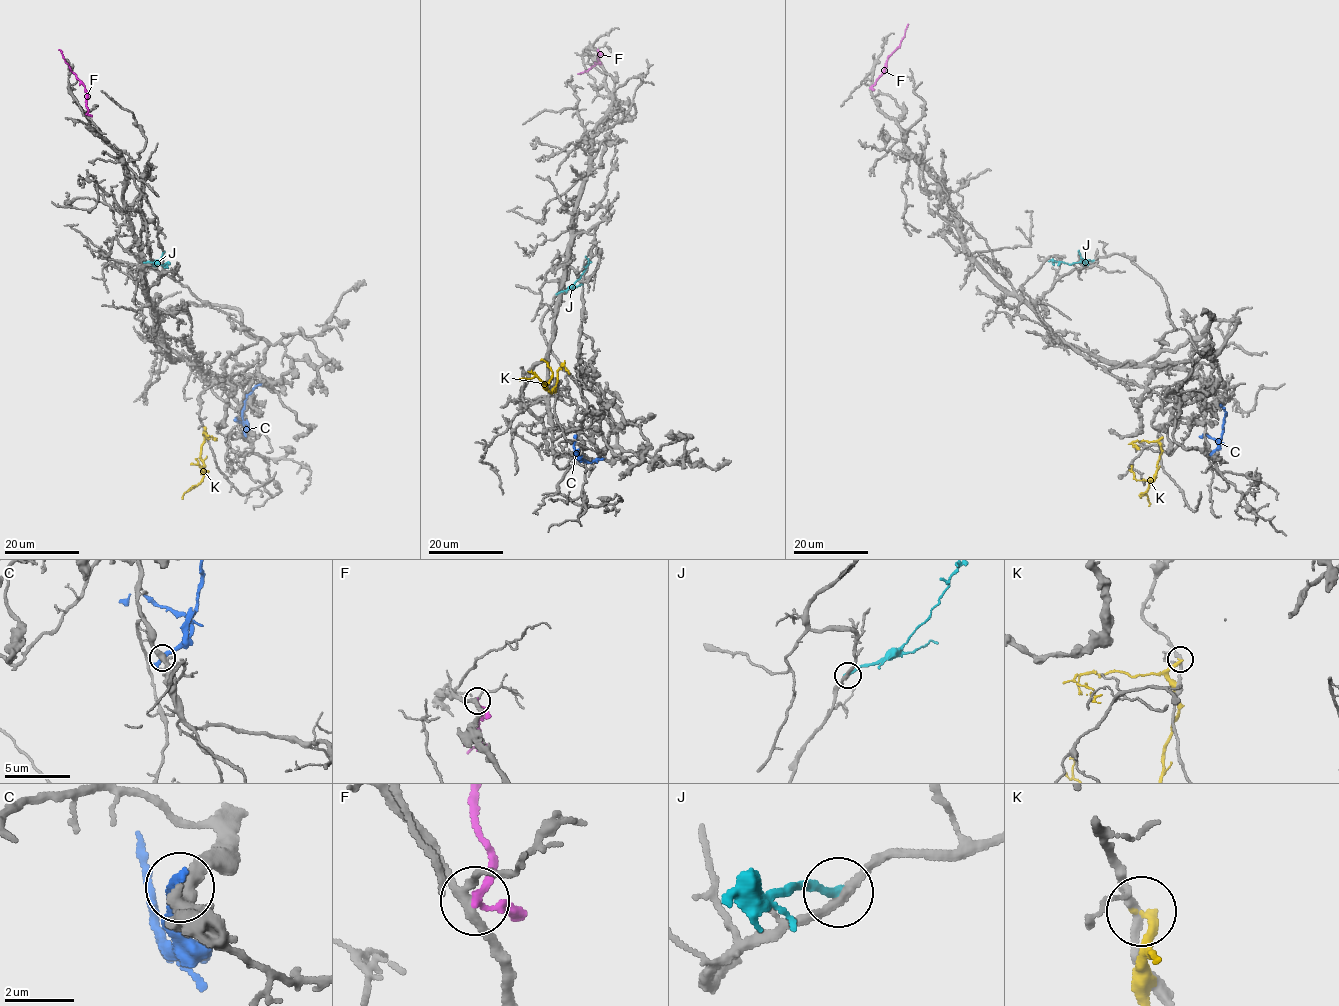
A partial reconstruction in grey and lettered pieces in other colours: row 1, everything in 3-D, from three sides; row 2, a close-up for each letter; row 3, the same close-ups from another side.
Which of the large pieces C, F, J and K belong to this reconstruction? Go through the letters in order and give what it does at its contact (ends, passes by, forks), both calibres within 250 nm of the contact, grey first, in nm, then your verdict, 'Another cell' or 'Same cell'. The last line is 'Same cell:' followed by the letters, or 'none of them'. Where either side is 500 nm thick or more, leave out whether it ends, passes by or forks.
C: It ends there. Thickness 340 nm (grey) against 400 nm. Another cell
F: It passes by. Thickness 240 nm (grey) against 190 nm. Another cell
J: It ends there. Thickness 240 nm (grey) against 240 nm. Another cell
K: It ends there. Thickness 170 nm (grey) against 260 nm. Another cell
Same cell: none of them

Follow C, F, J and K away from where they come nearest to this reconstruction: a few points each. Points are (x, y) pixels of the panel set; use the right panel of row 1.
C: (1211, 453), (1221, 439), (1225, 413), (1220, 404)
F: (870, 88), (882, 74), (888, 56), (900, 45), (908, 24)
J: (1092, 261), (1069, 264), (1048, 261)
K: (1162, 437), (1155, 478), (1144, 494), (1147, 495), (1148, 506)

